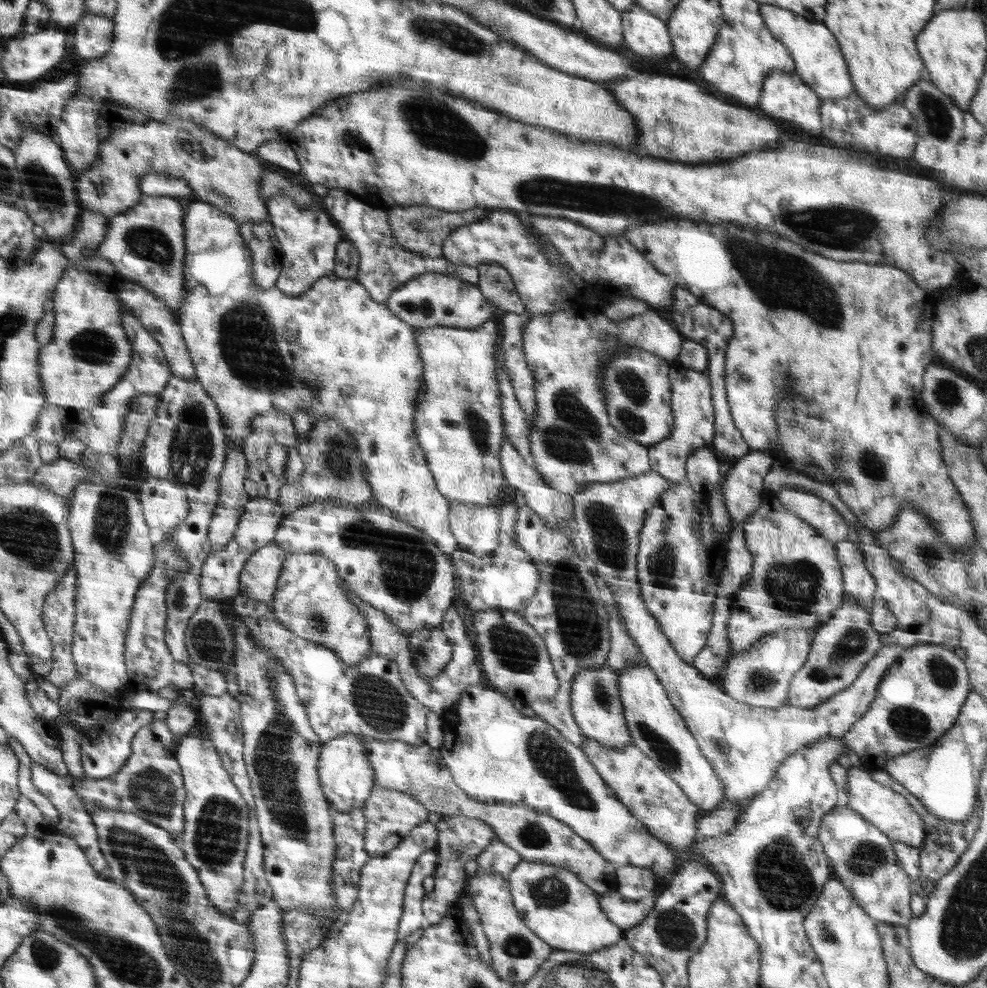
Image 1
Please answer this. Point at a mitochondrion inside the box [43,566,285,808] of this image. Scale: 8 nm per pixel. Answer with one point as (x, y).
(207, 639)

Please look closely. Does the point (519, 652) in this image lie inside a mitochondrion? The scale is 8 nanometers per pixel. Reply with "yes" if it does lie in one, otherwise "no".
yes

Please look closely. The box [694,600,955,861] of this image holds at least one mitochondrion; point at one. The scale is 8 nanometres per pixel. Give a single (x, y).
(910, 723)

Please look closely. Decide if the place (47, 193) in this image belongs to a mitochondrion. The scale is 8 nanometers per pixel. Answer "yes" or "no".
yes

